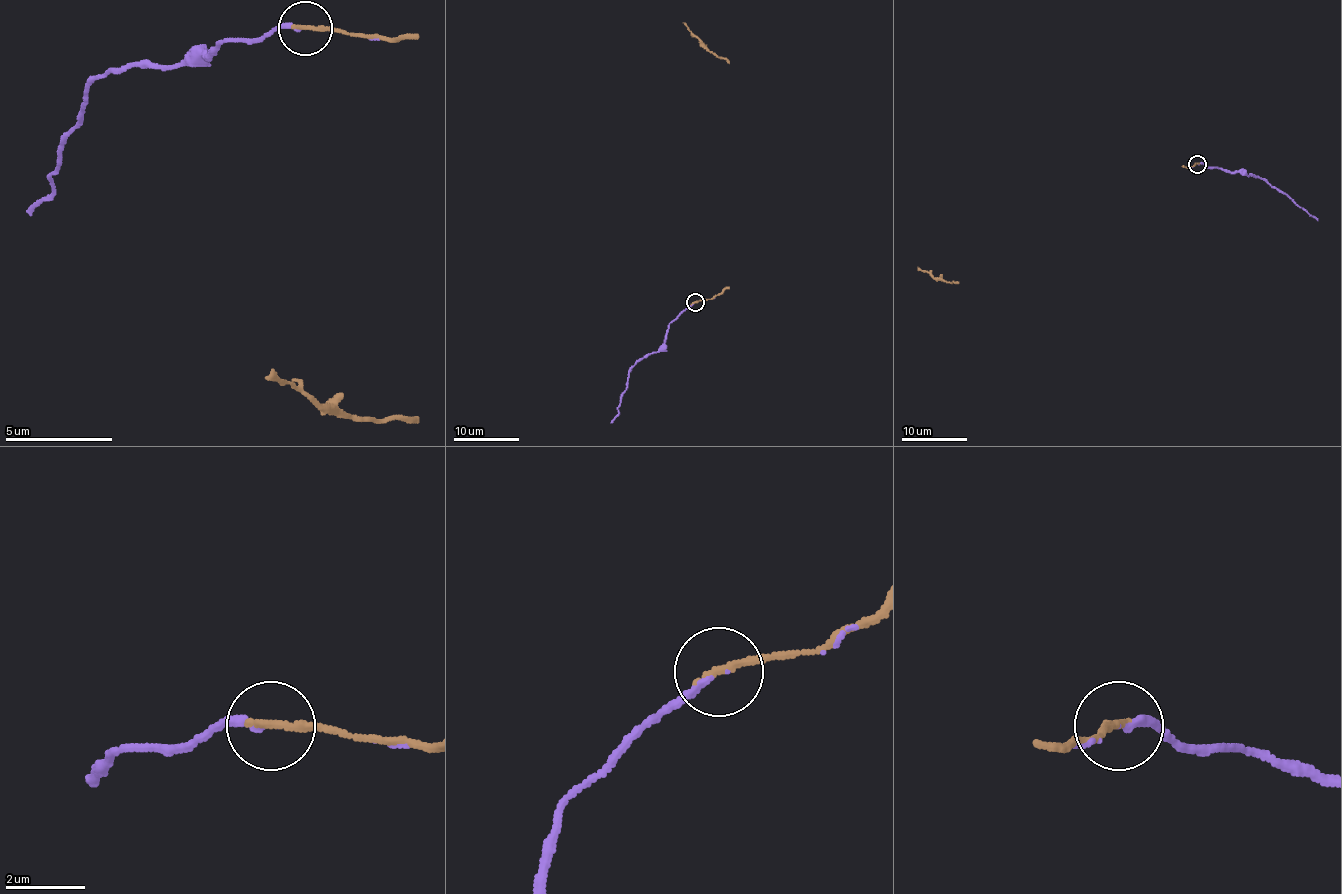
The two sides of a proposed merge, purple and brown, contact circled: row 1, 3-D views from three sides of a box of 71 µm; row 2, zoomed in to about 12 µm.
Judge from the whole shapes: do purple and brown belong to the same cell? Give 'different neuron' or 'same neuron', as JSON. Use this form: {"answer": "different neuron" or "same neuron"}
{"answer": "same neuron"}

